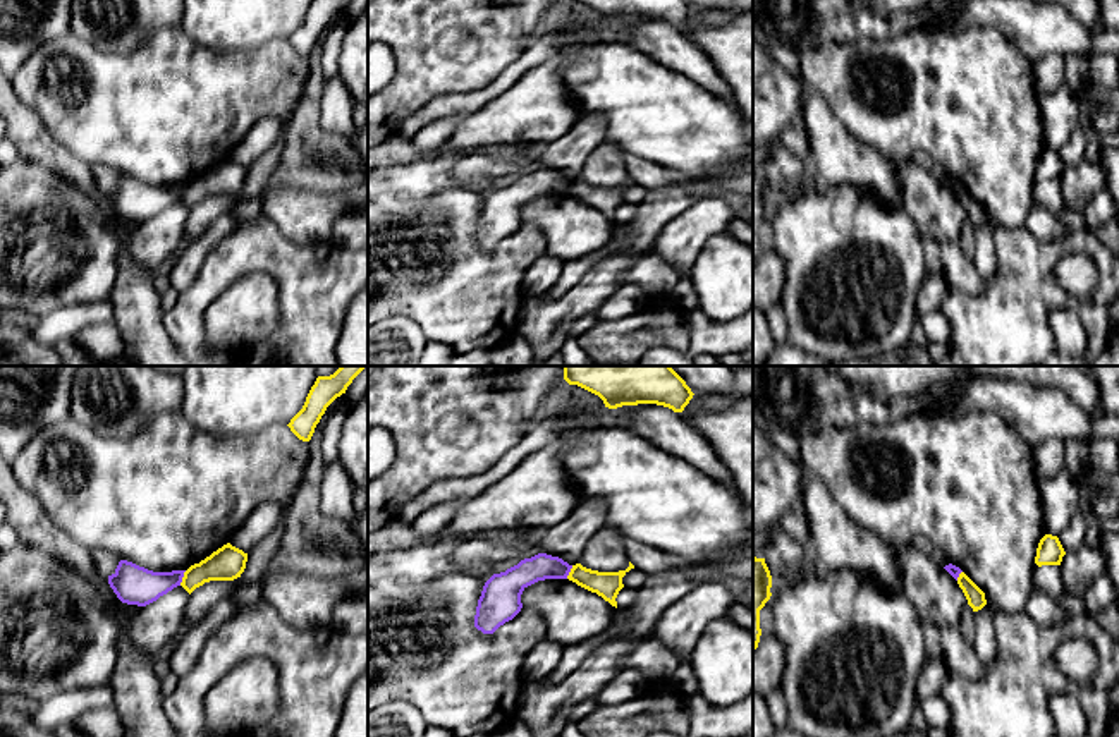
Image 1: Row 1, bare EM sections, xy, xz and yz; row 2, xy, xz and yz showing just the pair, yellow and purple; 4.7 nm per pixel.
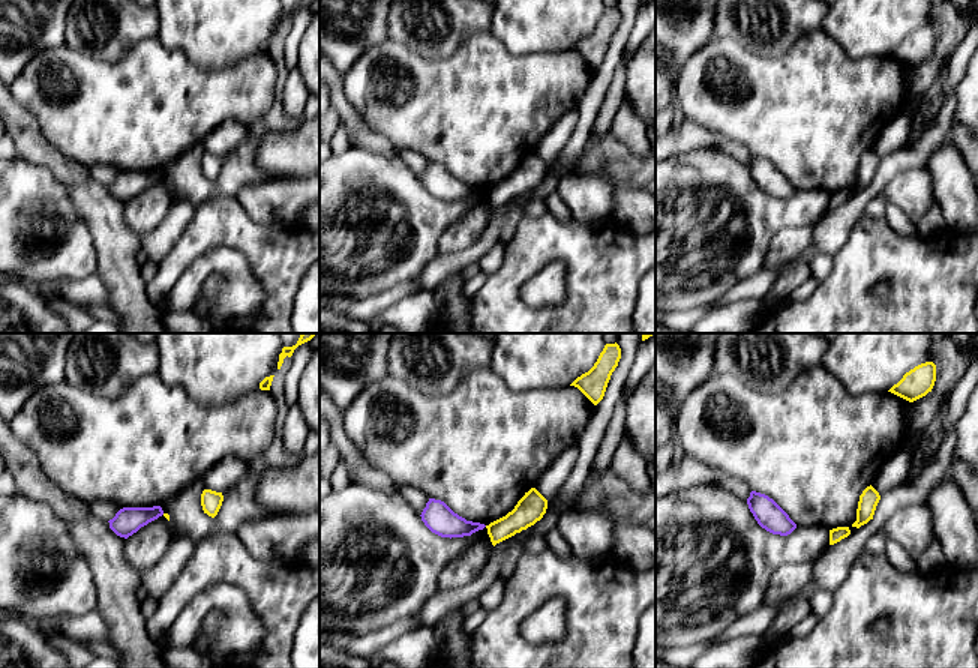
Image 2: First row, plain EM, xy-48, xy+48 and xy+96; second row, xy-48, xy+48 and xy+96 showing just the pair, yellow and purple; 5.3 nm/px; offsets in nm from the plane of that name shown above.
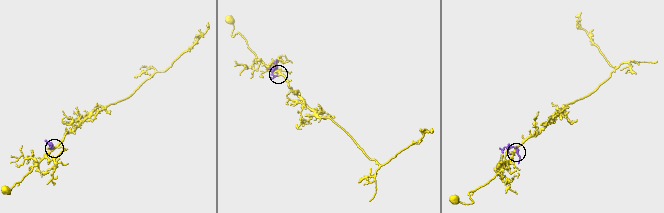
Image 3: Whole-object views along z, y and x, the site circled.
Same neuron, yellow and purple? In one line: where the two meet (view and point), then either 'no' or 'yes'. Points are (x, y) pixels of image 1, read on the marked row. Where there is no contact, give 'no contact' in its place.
meets yellow in xy at (183, 578); no

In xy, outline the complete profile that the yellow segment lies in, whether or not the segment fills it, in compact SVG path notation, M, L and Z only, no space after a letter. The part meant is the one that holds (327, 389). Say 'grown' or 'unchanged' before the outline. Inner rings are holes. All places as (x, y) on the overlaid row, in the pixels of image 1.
unchanged | M340 366L330 376L318 376L303 409L287 424L303 442L309 442L327 407L342 393L352 380L368 366Z

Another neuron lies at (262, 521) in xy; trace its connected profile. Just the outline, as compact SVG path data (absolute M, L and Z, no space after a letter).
M266 502L249 514L241 527L230 536L230 545L249 553L280 521L282 505Z

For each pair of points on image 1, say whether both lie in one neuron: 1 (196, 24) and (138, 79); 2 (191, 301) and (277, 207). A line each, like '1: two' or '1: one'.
1: two
2: two

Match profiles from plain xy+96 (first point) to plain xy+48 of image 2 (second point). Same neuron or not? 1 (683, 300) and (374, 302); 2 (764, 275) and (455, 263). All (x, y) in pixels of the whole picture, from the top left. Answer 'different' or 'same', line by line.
1: different
2: same

